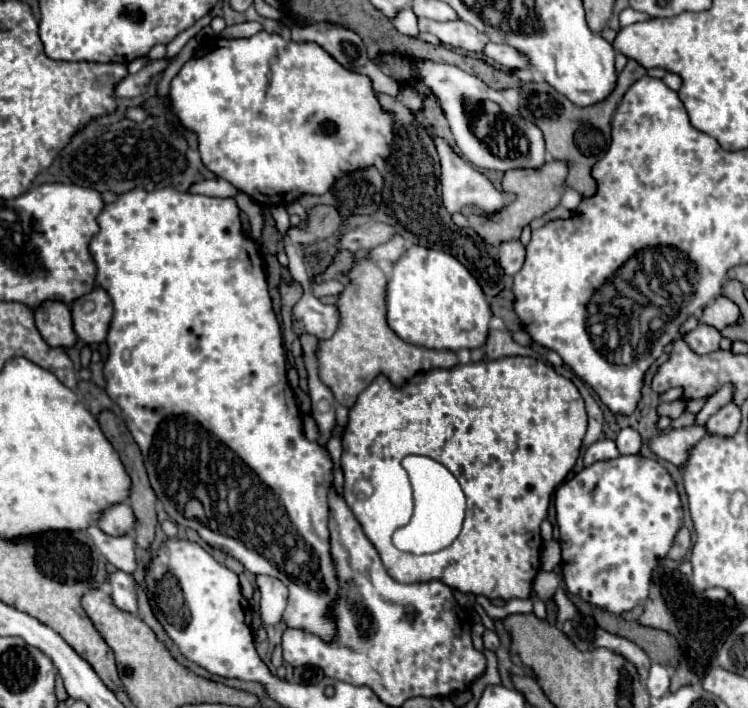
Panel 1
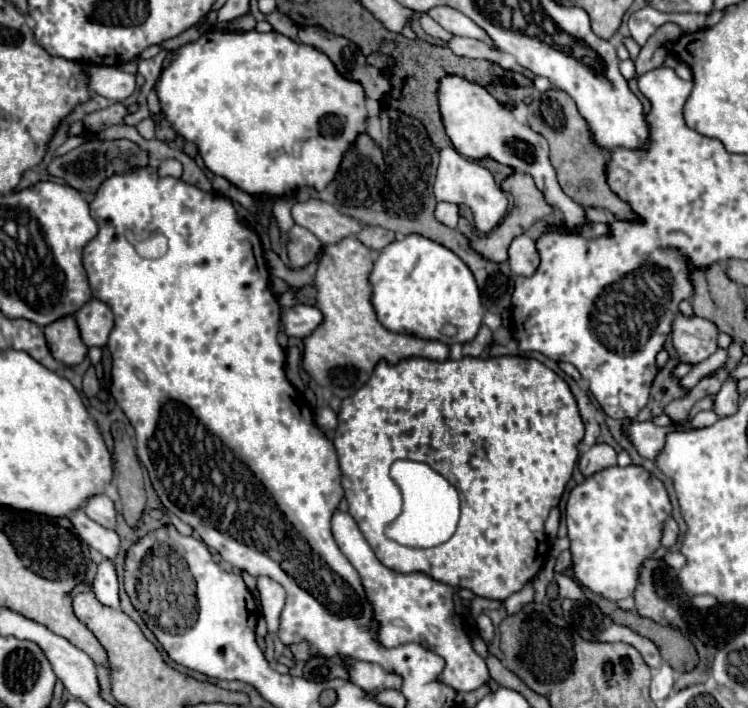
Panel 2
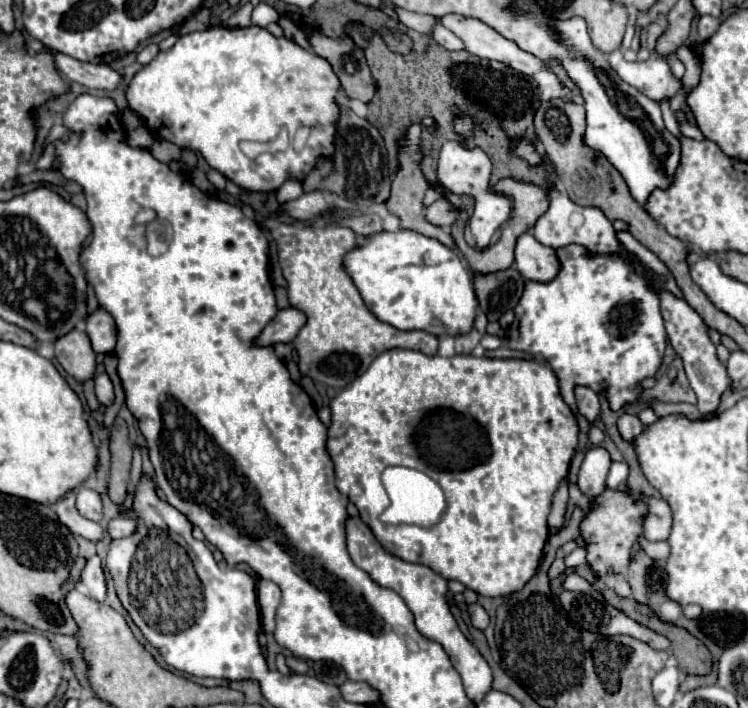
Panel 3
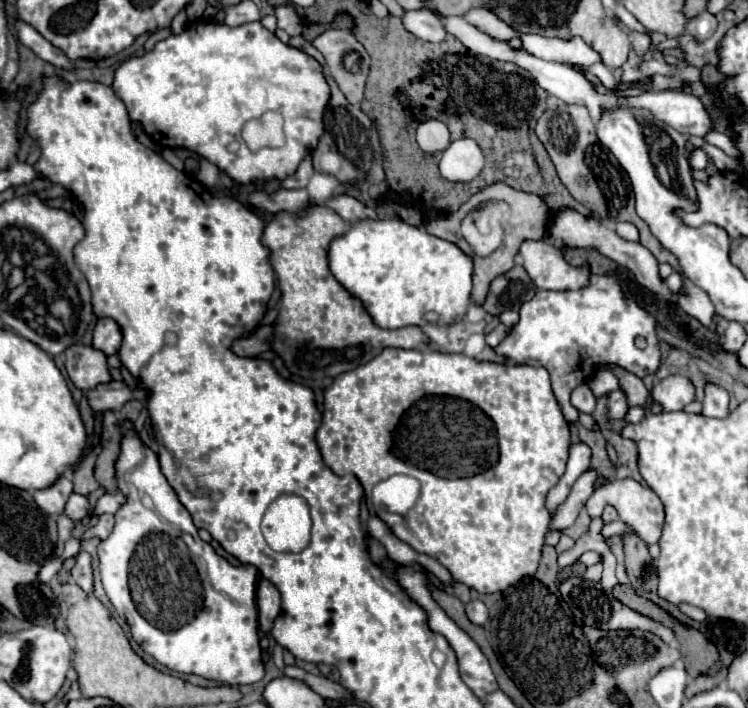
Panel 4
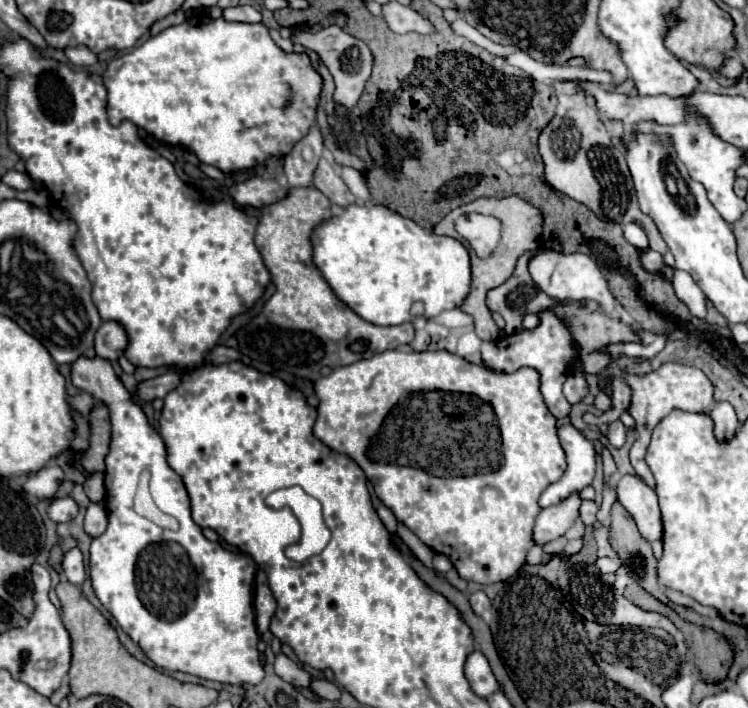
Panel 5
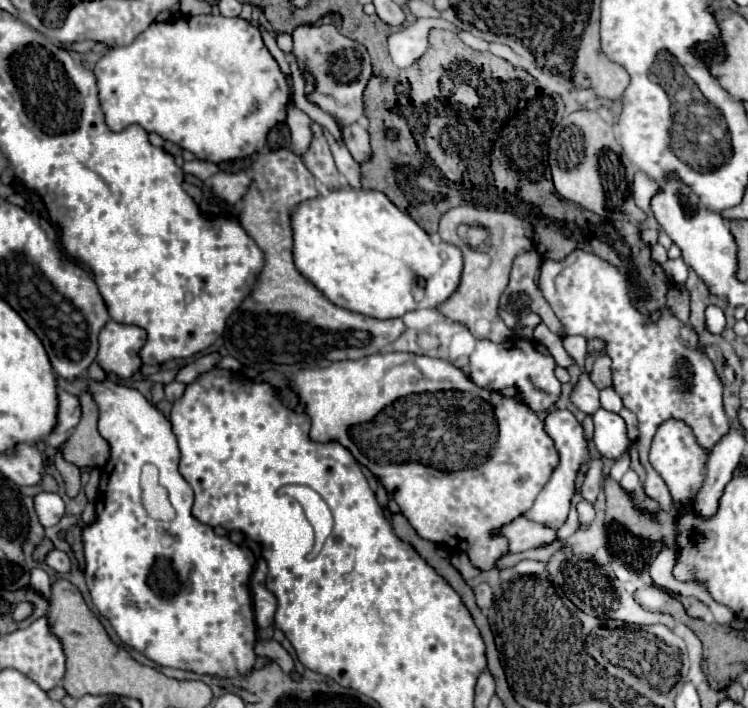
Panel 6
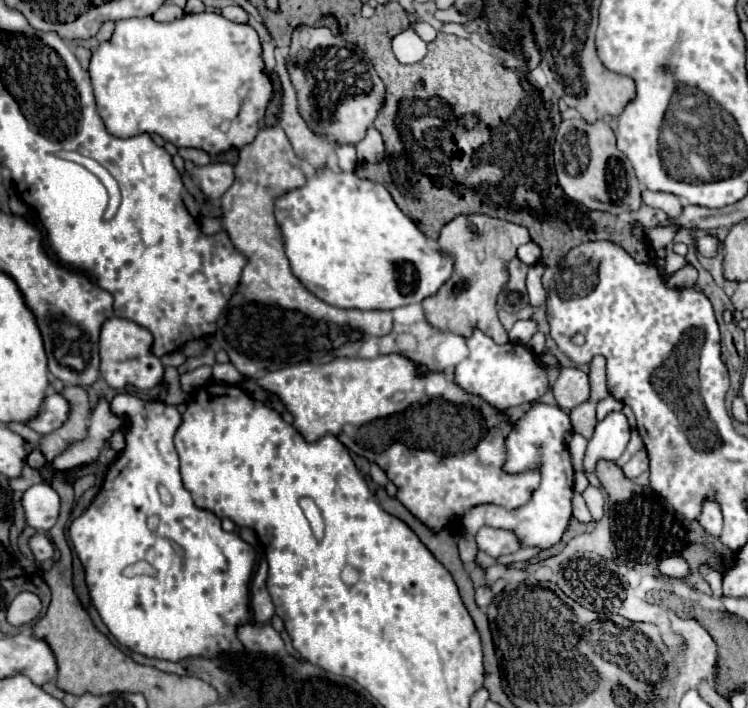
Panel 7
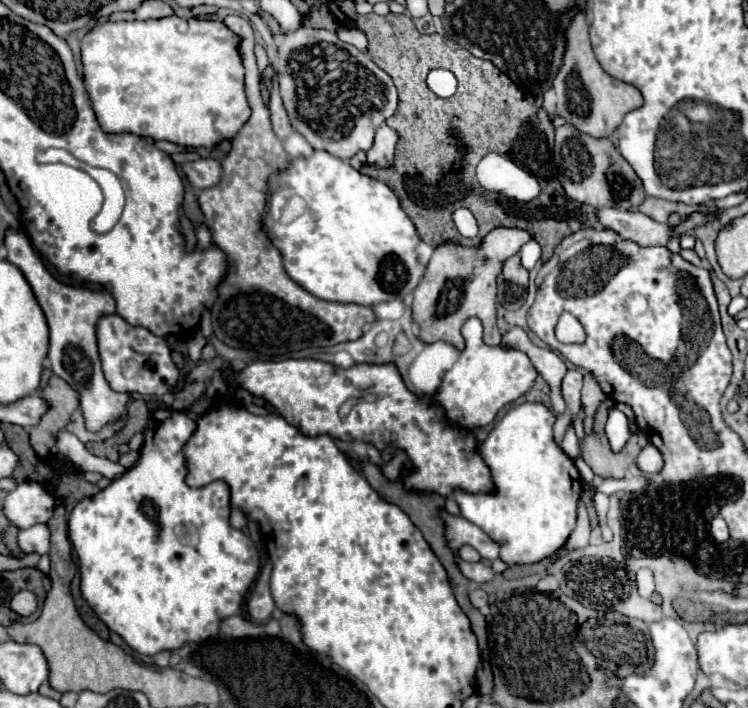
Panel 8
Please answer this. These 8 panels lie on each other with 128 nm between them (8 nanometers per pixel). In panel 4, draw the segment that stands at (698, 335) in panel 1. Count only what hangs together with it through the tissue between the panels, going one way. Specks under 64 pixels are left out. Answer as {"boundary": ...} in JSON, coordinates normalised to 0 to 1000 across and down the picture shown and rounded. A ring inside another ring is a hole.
{"boundary":[[[749,297],[730,333],[727,333],[727,342],[738,345],[738,347],[746,347],[746,350],[797,350],[799,356],[805,356],[807,362],[818,364],[821,370],[826,370],[829,376],[837,376],[848,390],[850,390],[850,398],[858,401],[864,410],[869,410],[872,415],[877,415],[880,421],[885,424],[893,424],[898,429],[904,429],[904,415],[898,410],[893,410],[893,404],[888,401],[888,395],[882,393],[880,387],[880,367],[872,362],[872,356],[866,356],[858,345],[853,342],[837,342],[832,339],[810,314],[805,311],[797,311],[797,308],[783,308],[778,302],[773,302],[770,297]],[[947,542],[944,545],[944,562],[941,562],[941,588],[952,588],[952,590],[968,590],[973,588],[976,576],[973,576],[973,554],[960,545],[960,542]]]}

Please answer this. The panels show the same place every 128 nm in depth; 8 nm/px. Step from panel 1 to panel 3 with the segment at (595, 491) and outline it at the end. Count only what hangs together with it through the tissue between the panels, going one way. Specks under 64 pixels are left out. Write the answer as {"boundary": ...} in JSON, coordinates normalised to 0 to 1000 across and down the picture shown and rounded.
{"boundary":[[[810,689],[799,703],[794,703],[791,720],[789,726],[781,729],[778,737],[778,757],[786,763],[783,771],[786,797],[797,811],[807,816],[813,802],[818,802],[818,808],[829,808],[842,797],[845,774],[850,771],[850,760],[858,754],[858,740],[856,740],[858,726],[861,726],[861,712],[850,712],[850,709],[845,712],[845,703],[834,701],[832,695]]]}

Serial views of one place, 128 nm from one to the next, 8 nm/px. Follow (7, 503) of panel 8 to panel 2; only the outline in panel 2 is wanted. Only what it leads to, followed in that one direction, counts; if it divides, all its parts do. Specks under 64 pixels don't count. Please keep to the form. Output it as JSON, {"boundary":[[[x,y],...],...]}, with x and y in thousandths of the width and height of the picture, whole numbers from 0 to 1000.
{"boundary":[[[142,698],[120,701],[112,709],[112,723],[115,723],[118,732],[131,737],[134,743],[147,746],[147,749],[155,746],[155,715],[152,715],[152,709]]]}

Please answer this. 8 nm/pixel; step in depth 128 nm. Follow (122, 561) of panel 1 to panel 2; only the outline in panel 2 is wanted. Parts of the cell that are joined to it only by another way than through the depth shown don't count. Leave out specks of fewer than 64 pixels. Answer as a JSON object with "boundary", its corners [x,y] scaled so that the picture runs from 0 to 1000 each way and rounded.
{"boundary":[[[110,718],[102,720],[96,729],[94,729],[96,740],[99,740],[99,749],[107,754],[107,760],[112,766],[118,766],[126,777],[131,777],[136,785],[142,788],[152,788],[158,782],[158,754],[152,749],[144,749],[134,740],[128,740],[126,734],[120,734]]]}

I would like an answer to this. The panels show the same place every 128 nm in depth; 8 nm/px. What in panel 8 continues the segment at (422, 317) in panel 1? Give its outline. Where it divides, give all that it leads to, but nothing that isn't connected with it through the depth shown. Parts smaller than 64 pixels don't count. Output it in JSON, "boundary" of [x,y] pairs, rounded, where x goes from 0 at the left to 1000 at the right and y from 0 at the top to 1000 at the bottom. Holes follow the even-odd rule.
{"boundary":[[[420,212],[417,220],[393,223],[388,234],[372,249],[366,246],[361,251],[364,263],[358,280],[358,299],[350,325],[377,359],[380,381],[396,401],[401,401],[422,421],[441,427],[473,427],[484,432],[497,432],[529,421],[543,424],[553,412],[553,407],[567,390],[567,379],[561,376],[553,356],[561,336],[551,311],[535,294],[529,274],[516,260],[489,246],[481,246],[465,229],[428,212]],[[396,277],[409,282],[409,294],[396,294],[396,305],[385,314],[377,314],[382,285]]]}

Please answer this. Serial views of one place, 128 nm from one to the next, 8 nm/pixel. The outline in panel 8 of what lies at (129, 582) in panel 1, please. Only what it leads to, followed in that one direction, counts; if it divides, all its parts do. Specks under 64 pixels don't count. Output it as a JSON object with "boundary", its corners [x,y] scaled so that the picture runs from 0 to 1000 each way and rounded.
{"boundary":[[[45,740],[43,746],[24,751],[24,771],[29,780],[61,782],[67,774],[67,751],[61,740]]]}

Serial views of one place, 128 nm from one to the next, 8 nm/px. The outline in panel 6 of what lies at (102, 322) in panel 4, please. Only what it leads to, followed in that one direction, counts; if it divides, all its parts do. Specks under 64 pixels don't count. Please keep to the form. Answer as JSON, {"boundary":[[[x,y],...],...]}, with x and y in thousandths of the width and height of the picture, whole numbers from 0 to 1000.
{"boundary":[[[147,452],[136,469],[134,469],[134,494],[131,494],[131,514],[136,517],[139,525],[155,528],[158,534],[176,534],[179,528],[187,525],[190,520],[190,506],[187,506],[187,492],[193,489],[195,469],[184,460],[171,460],[171,458],[158,458]]]}

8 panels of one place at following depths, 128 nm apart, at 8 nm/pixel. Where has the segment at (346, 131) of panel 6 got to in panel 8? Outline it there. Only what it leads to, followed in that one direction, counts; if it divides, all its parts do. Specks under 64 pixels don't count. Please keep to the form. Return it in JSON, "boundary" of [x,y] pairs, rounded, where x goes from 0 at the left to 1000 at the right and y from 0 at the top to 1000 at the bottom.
{"boundary":[[[511,175],[503,184],[503,198],[497,212],[492,212],[492,232],[508,234],[508,237],[521,237],[527,232],[527,218],[529,218],[529,198],[532,186]]]}

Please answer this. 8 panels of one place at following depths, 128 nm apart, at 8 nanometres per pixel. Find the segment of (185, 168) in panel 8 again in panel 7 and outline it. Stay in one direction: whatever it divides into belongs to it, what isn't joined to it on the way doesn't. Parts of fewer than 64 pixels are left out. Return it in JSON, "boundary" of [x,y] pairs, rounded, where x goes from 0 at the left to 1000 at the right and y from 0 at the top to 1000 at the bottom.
{"boundary":[[[249,229],[249,243],[267,260],[270,271],[281,282],[294,280],[313,257],[313,240],[307,232],[299,229],[286,229],[275,234],[262,234],[259,229]]]}

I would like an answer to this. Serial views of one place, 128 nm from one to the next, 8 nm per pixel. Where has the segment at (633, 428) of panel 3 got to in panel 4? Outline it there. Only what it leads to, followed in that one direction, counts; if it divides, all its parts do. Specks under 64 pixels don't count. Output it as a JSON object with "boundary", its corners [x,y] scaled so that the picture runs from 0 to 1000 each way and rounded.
{"boundary":[[[821,551],[813,556],[813,588],[821,590],[821,593],[832,593],[837,579],[840,579],[840,571],[837,571],[837,562],[832,556],[832,551]]]}

